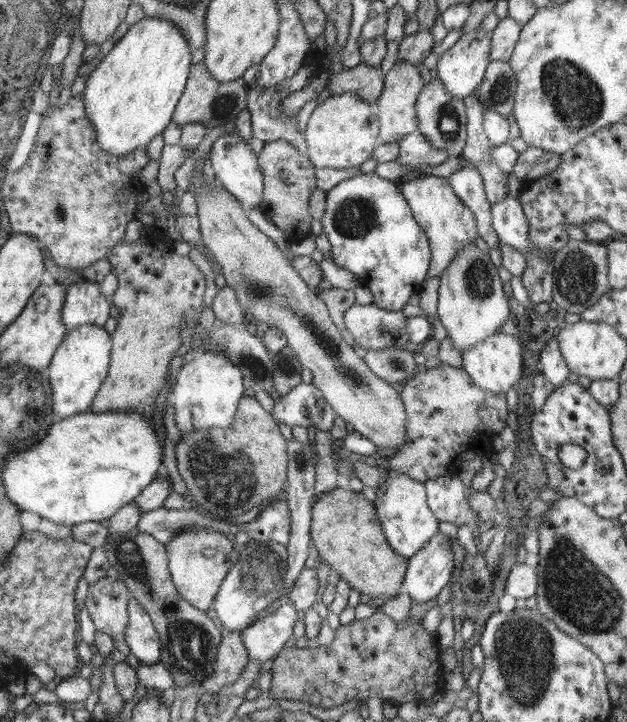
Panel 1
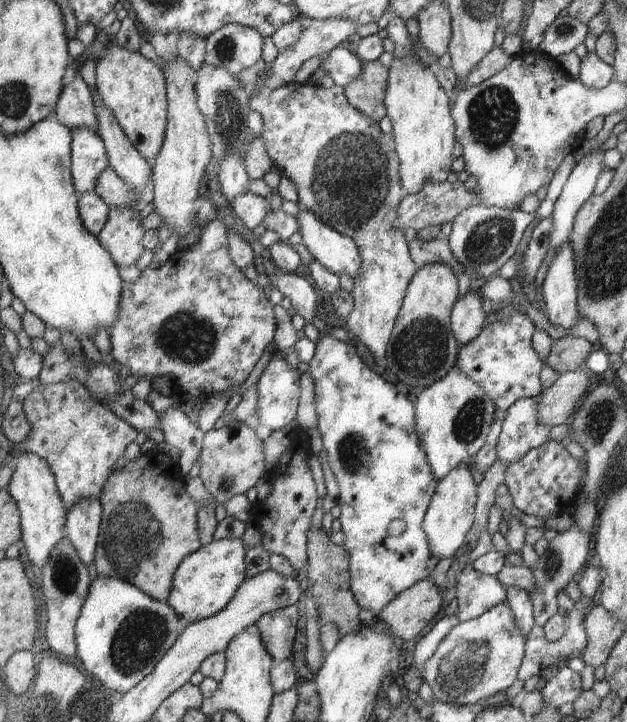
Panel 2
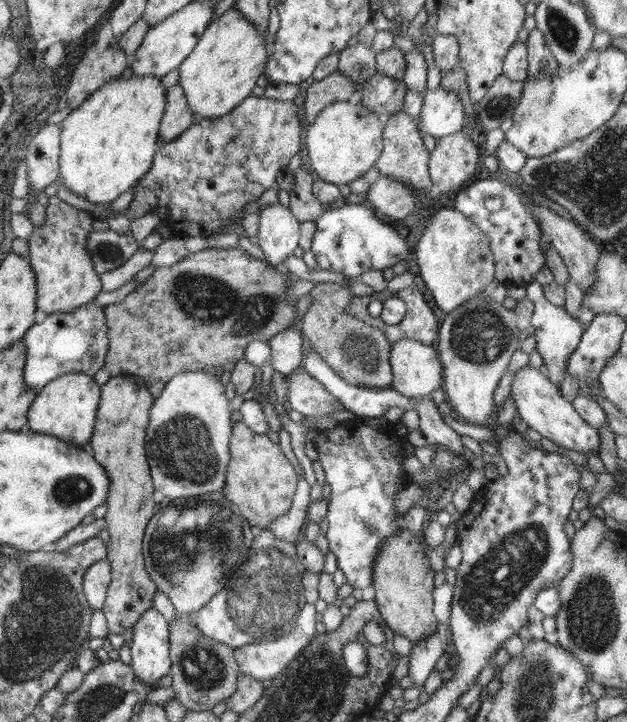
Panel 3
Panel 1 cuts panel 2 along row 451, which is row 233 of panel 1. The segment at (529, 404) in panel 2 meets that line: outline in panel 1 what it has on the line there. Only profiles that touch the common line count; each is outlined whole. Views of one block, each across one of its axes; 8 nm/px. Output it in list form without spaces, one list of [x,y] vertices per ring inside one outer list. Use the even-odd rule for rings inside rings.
[[[509,195],[491,204],[491,219],[499,242],[513,246],[521,253],[534,250],[534,243],[528,235],[528,219],[520,200]]]

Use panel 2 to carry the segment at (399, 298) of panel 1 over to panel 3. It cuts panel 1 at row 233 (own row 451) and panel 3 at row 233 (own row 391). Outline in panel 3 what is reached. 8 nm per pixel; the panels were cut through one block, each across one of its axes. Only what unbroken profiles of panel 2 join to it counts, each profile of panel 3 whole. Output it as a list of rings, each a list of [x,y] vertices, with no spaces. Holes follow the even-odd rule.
[[[345,203],[334,209],[324,210],[315,220],[316,230],[311,251],[319,270],[340,272],[344,276],[359,277],[364,271],[384,268],[406,260],[410,239],[402,236],[391,223],[386,223],[373,209],[357,203]]]

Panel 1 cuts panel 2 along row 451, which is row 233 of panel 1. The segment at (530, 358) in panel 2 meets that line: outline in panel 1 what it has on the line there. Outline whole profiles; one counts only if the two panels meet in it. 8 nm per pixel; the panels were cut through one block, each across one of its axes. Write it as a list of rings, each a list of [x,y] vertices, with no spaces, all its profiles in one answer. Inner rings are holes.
[[[462,167],[447,178],[455,195],[474,213],[476,227],[489,248],[500,246],[491,219],[491,204],[486,197],[482,176],[474,167]]]

